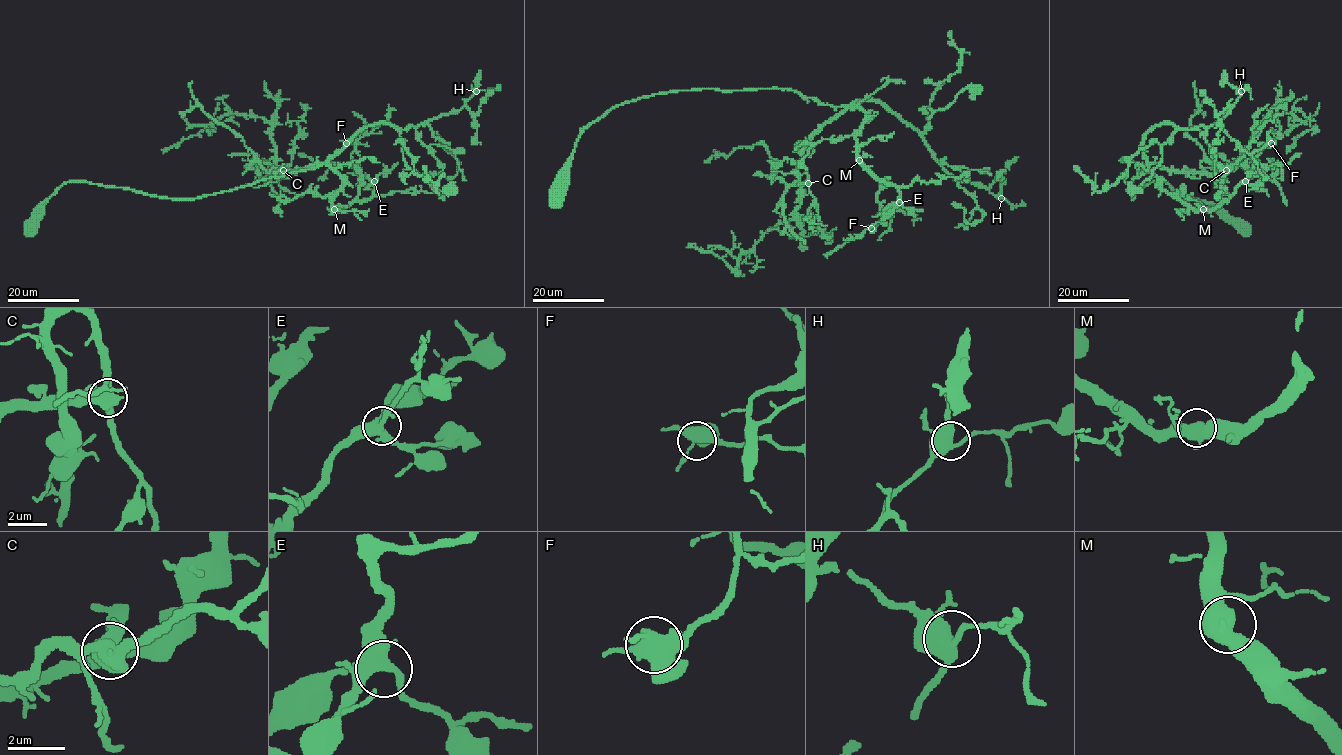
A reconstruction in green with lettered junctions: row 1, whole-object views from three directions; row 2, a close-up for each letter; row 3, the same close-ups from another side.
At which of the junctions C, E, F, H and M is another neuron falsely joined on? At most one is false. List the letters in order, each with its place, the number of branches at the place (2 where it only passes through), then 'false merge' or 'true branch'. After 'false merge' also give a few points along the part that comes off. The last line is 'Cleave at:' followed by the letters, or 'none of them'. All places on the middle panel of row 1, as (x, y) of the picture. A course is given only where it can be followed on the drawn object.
C: place (808, 183); branches 4; false merge; course (808, 183), (789, 187), (783, 197), (786, 225), (806, 243)
E: place (899, 202); branches 4; true branch
F: place (871, 228); branches 4; true branch
H: place (1001, 198); branches 4; true branch
M: place (859, 160); branches 4; true branch
Cleave at: C

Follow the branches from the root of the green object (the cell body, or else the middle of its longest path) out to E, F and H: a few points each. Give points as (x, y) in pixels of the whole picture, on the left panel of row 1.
E: (28, 224), (71, 181), (193, 199), (328, 164), (343, 181), (333, 210), (369, 199), (374, 181)
F: (28, 224), (71, 181), (193, 199), (323, 164), (343, 181), (331, 199), (343, 210), (360, 176), (346, 143)
H: (28, 224), (67, 182), (173, 199), (229, 191), (325, 164), (368, 126), (404, 129), (454, 113), (476, 91)

